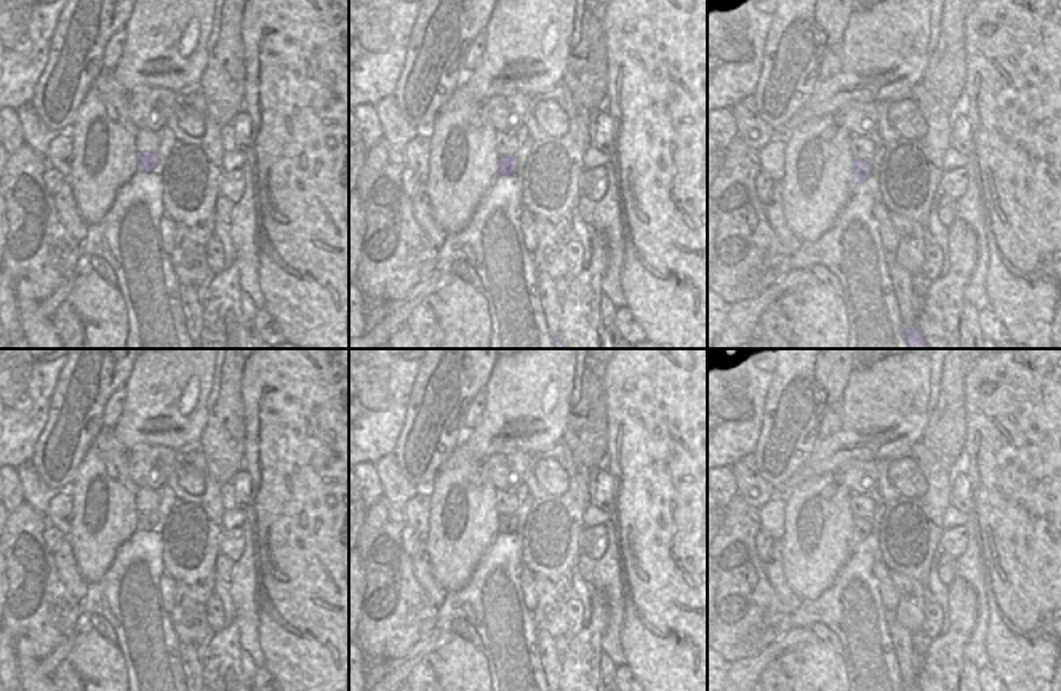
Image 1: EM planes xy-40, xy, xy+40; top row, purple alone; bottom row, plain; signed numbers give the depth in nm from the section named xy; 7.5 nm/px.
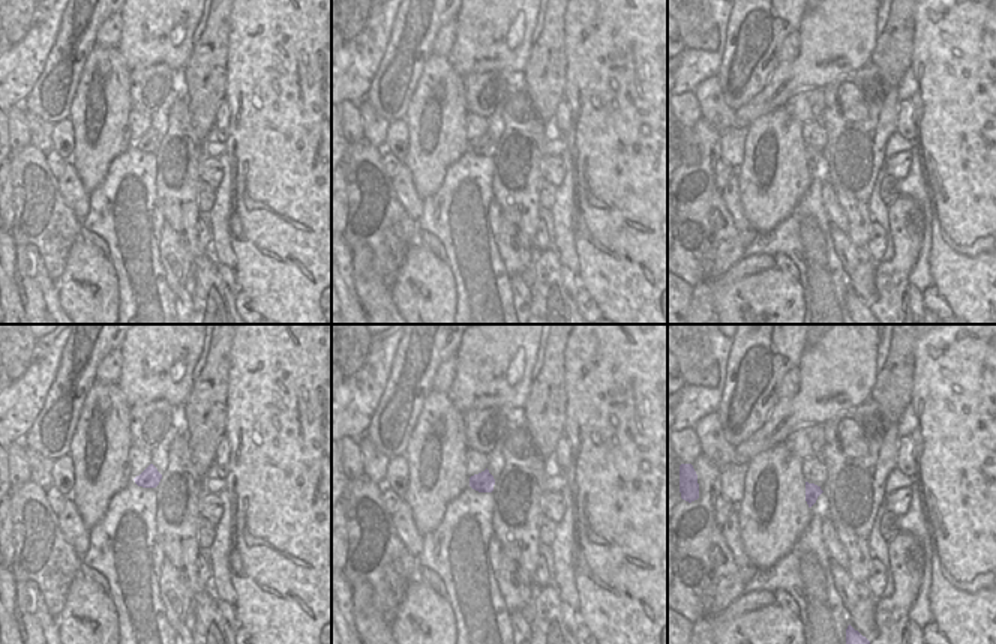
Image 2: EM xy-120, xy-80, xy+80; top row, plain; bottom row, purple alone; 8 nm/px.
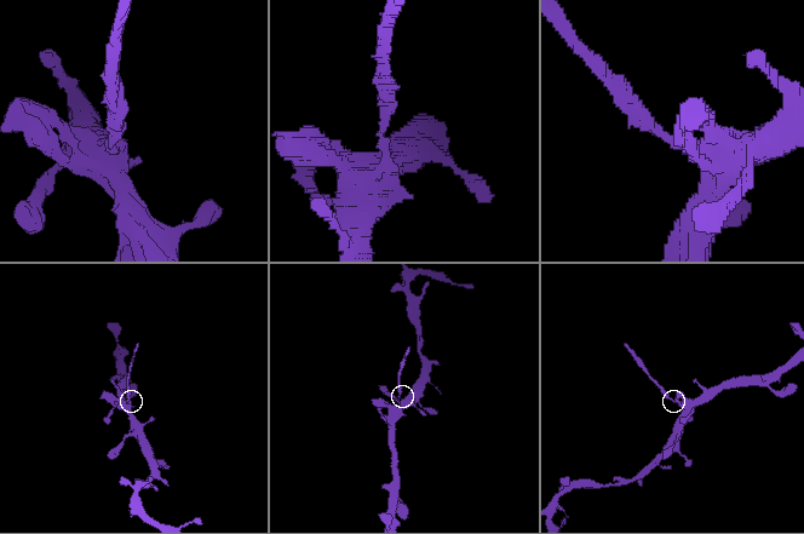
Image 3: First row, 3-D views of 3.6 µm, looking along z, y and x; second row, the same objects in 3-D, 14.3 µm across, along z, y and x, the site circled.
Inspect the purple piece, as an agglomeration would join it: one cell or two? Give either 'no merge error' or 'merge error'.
merge error

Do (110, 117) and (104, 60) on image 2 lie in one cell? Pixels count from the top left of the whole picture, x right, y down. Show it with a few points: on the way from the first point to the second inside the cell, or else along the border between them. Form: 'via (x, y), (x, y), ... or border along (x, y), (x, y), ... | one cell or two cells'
via (108, 104), (108, 74) | one cell

